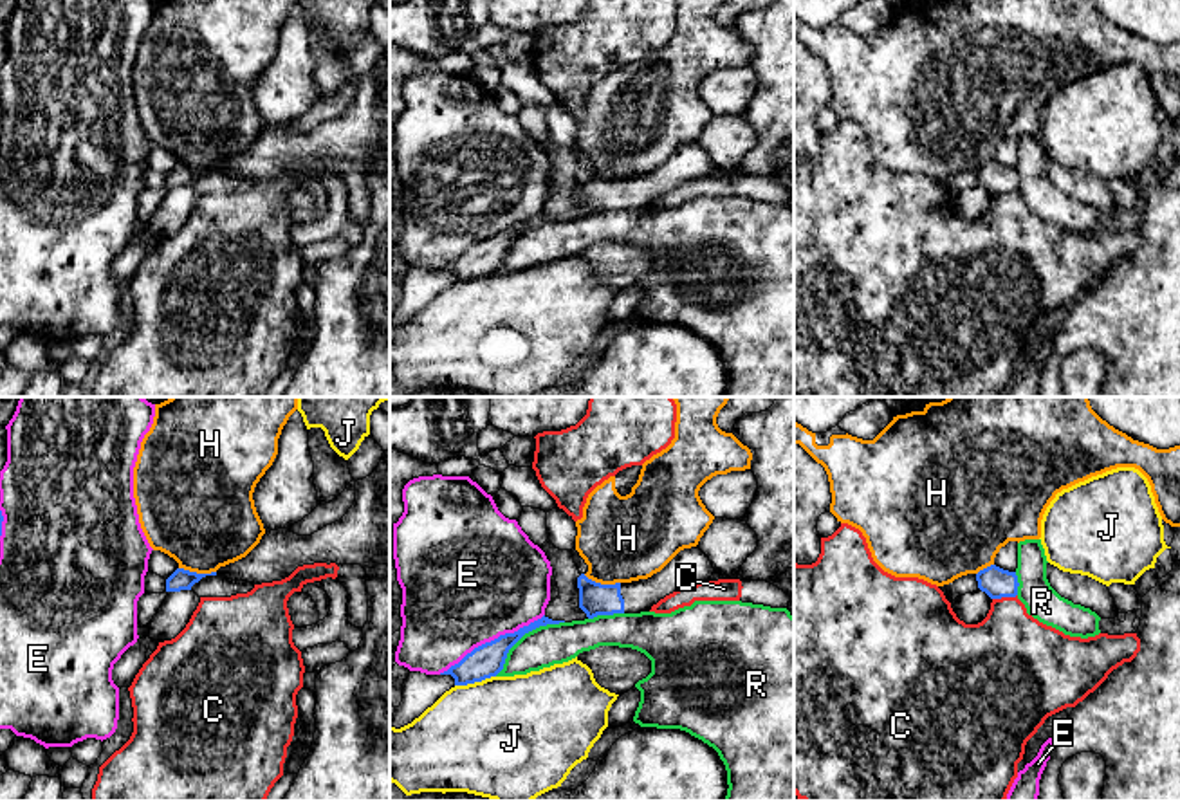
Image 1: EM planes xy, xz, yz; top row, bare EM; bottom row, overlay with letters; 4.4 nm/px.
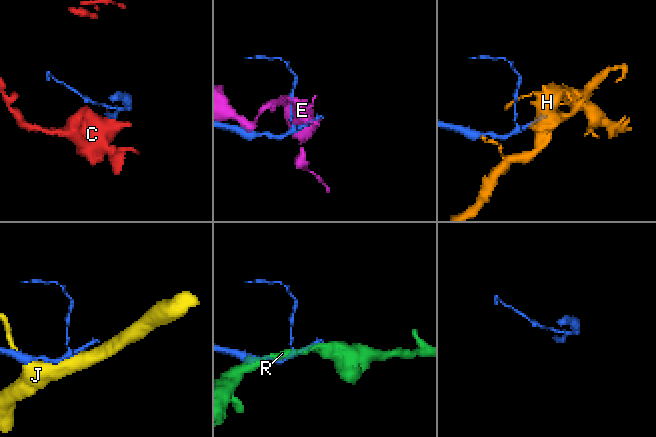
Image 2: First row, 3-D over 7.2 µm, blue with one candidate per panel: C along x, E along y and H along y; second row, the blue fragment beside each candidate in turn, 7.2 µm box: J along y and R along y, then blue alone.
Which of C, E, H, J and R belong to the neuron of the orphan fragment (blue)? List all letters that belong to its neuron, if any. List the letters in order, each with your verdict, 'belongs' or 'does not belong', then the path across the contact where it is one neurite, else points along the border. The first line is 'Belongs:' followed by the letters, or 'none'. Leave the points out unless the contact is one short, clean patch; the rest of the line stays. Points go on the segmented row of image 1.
Belongs: none
C: does not belong | along yz (1016, 594), (993, 599)
E: does not belong
H: does not belong
J: does not belong
R: does not belong

